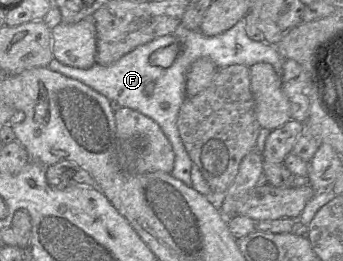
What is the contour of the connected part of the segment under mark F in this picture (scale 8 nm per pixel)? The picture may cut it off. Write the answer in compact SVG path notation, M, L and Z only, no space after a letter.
M241 18L232 28L215 36L206 36L200 30L190 30L182 23L171 34L164 35L138 46L111 65L95 63L87 69L62 64L53 58L47 68L79 80L121 107L136 110L154 120L170 141L175 154L174 168L170 174L187 186L192 186L193 162L183 144L177 118L186 100L186 75L194 61L210 58L216 66L224 68L234 64L251 67L256 63L271 64L279 77L283 76L284 58L275 46L250 39L246 33L246 19Z

